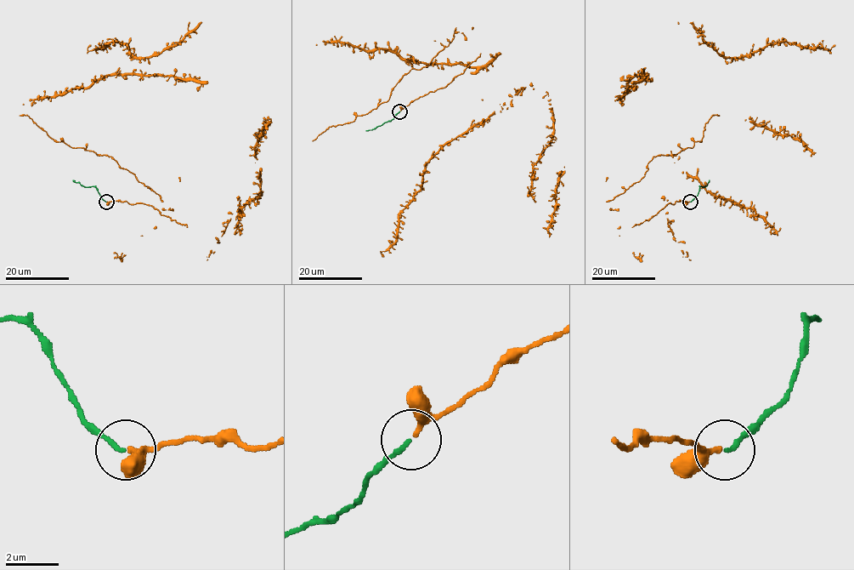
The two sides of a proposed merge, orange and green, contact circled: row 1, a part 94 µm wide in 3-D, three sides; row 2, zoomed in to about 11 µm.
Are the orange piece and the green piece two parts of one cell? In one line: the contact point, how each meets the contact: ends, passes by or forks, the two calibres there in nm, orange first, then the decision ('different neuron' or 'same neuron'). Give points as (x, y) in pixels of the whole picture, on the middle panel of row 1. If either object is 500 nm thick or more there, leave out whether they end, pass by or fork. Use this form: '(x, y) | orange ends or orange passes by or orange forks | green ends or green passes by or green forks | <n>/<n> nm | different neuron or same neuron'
(399, 111) | orange passes by | green ends | 220/170 nm | same neuron

